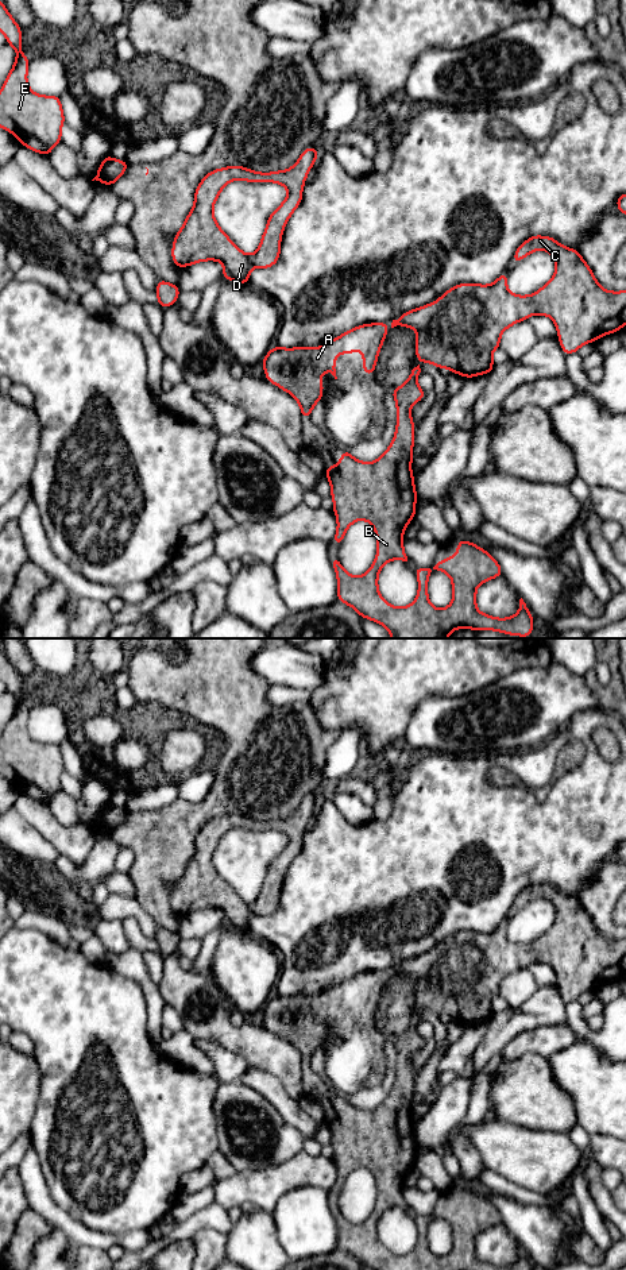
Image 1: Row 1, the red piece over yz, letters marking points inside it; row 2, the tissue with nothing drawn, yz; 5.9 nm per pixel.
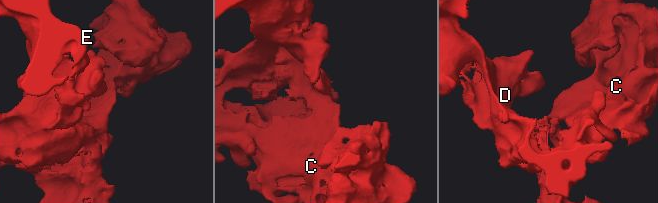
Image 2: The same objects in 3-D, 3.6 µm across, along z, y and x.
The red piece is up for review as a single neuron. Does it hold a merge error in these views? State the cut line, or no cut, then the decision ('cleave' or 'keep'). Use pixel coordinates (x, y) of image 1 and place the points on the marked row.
cut none; keep

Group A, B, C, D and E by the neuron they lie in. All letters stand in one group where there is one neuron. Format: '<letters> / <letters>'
A B C D E

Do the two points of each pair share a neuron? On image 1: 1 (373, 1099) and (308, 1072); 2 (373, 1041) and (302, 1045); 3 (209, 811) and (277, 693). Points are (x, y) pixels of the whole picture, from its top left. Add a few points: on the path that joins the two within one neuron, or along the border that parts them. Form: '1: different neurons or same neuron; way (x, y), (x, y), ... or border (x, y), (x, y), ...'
1: different neurons; border (383, 1074), (378, 1083), (363, 1085), (346, 1097)
2: same neuron; way (355, 1027), (347, 1019), (325, 1019), (320, 1027)
3: different neurons; border (267, 687), (267, 701), (273, 705), (304, 703)

